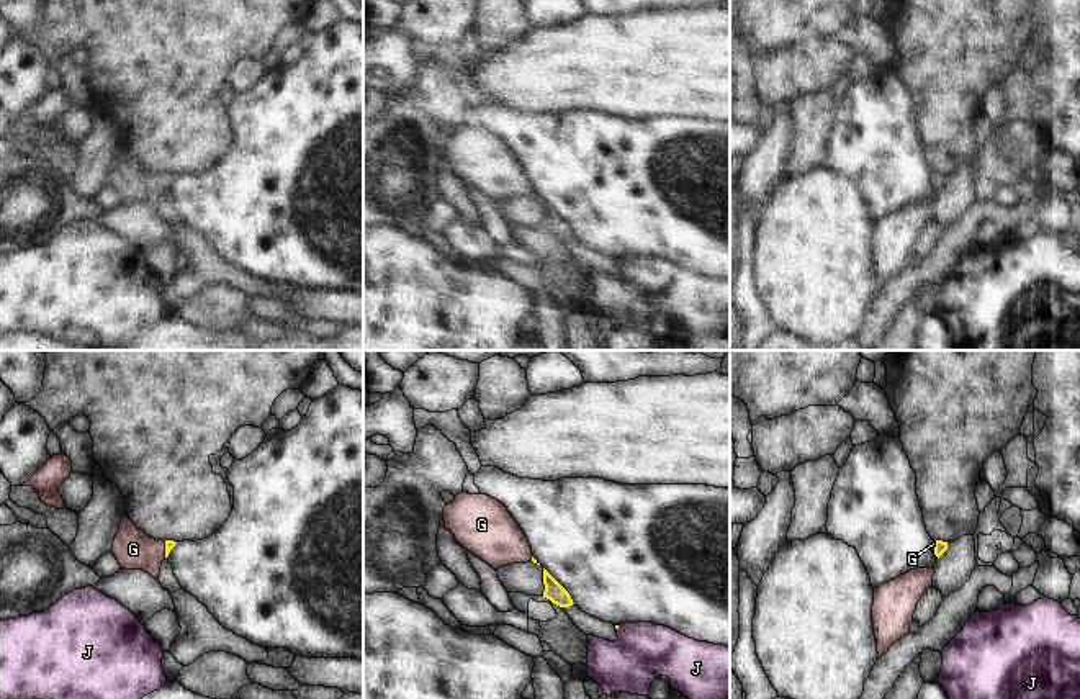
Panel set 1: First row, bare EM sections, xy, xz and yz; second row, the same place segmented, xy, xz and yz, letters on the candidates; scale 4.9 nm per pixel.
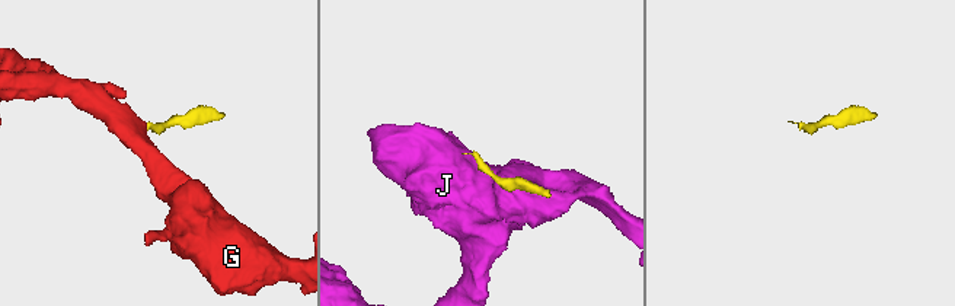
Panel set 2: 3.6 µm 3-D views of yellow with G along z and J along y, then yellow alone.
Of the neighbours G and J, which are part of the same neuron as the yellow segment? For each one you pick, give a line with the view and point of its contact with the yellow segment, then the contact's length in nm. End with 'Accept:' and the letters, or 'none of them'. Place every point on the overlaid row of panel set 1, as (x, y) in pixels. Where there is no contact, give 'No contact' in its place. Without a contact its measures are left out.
G: Touches yellow at xy (166, 550). Shared border 80 nm
Accept: G.

